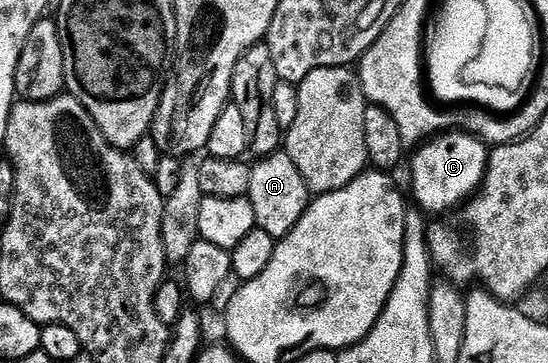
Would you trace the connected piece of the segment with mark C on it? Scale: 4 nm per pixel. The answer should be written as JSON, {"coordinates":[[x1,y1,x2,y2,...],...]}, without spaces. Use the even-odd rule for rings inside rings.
{"coordinates":[[449,130,424,141,414,152,417,152,413,156,416,207,429,214,445,214,448,208,464,205,480,189,485,167,489,164,490,149,467,132]]}

